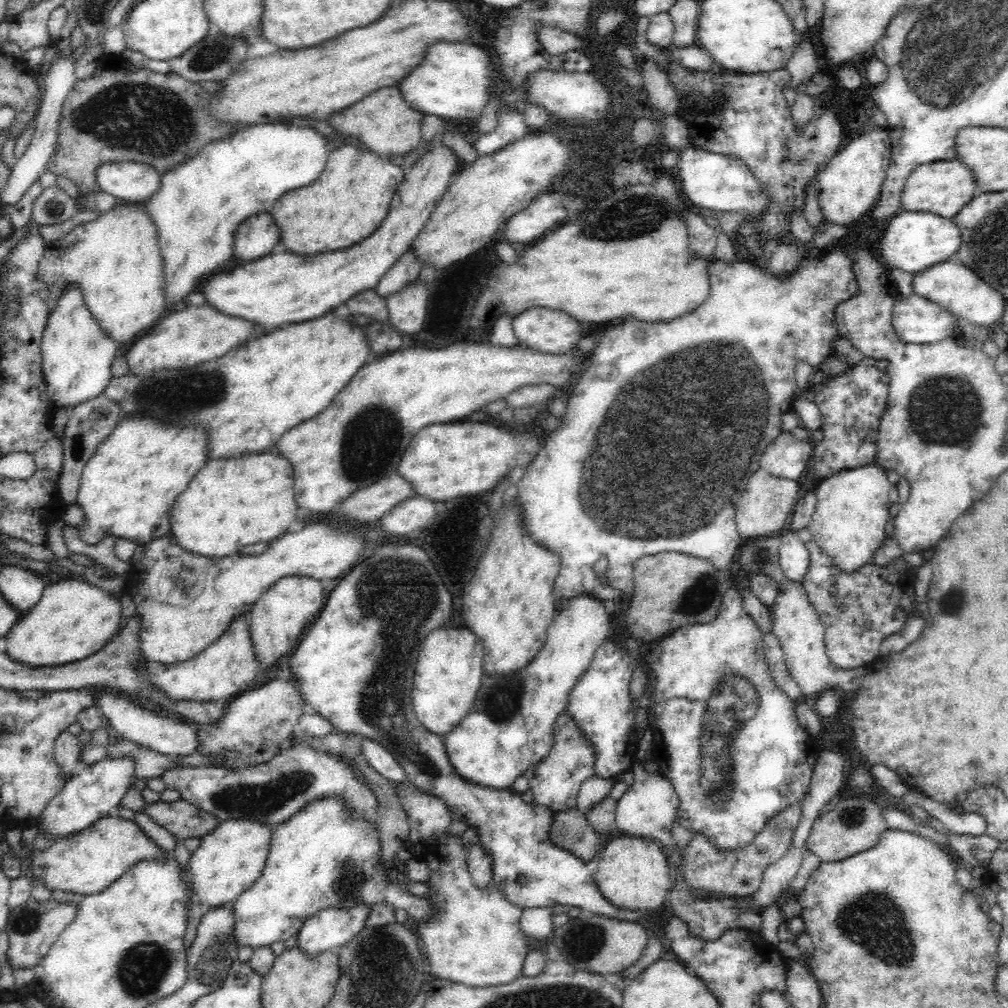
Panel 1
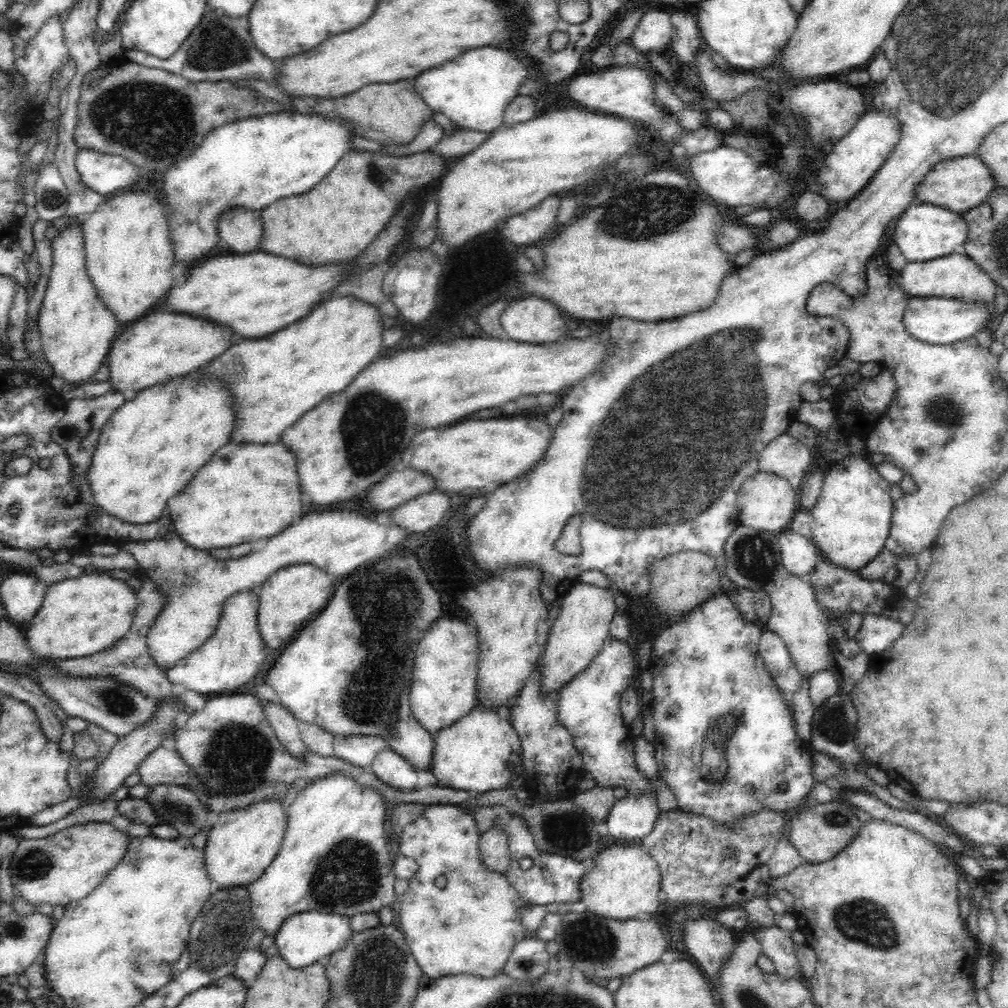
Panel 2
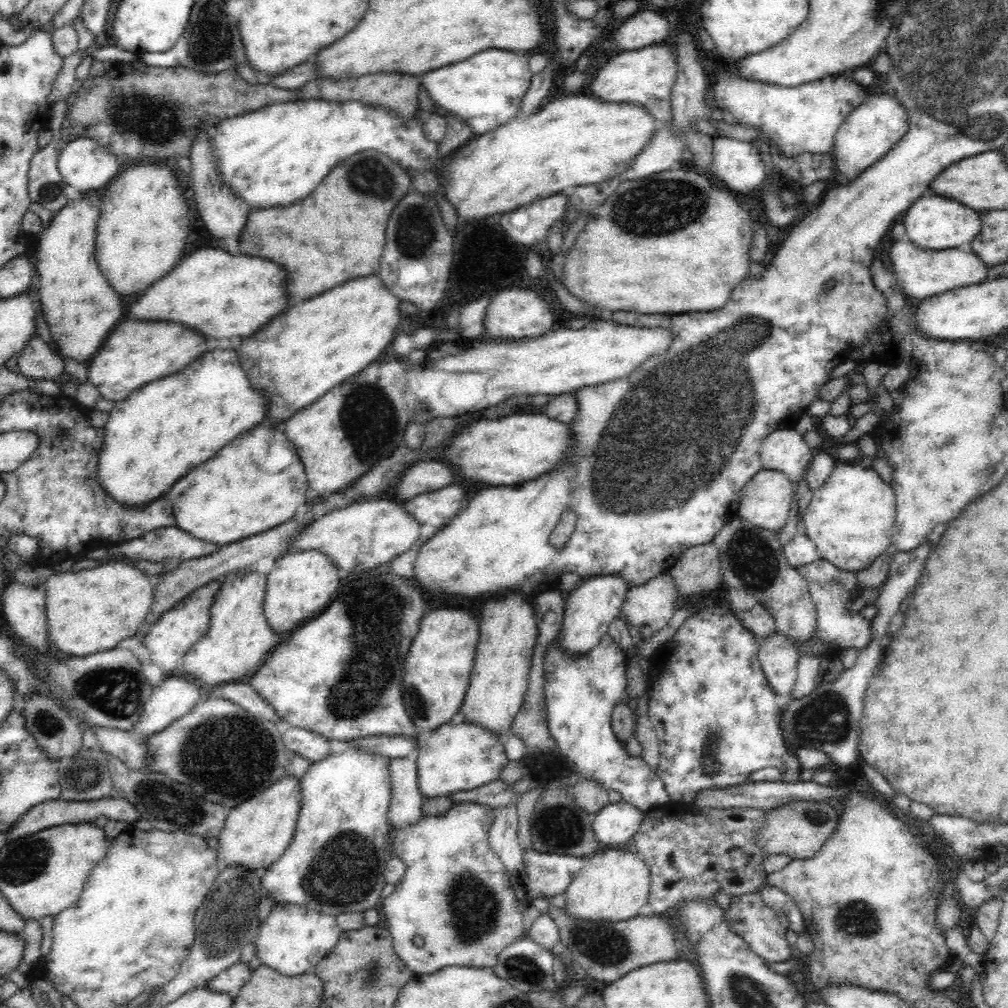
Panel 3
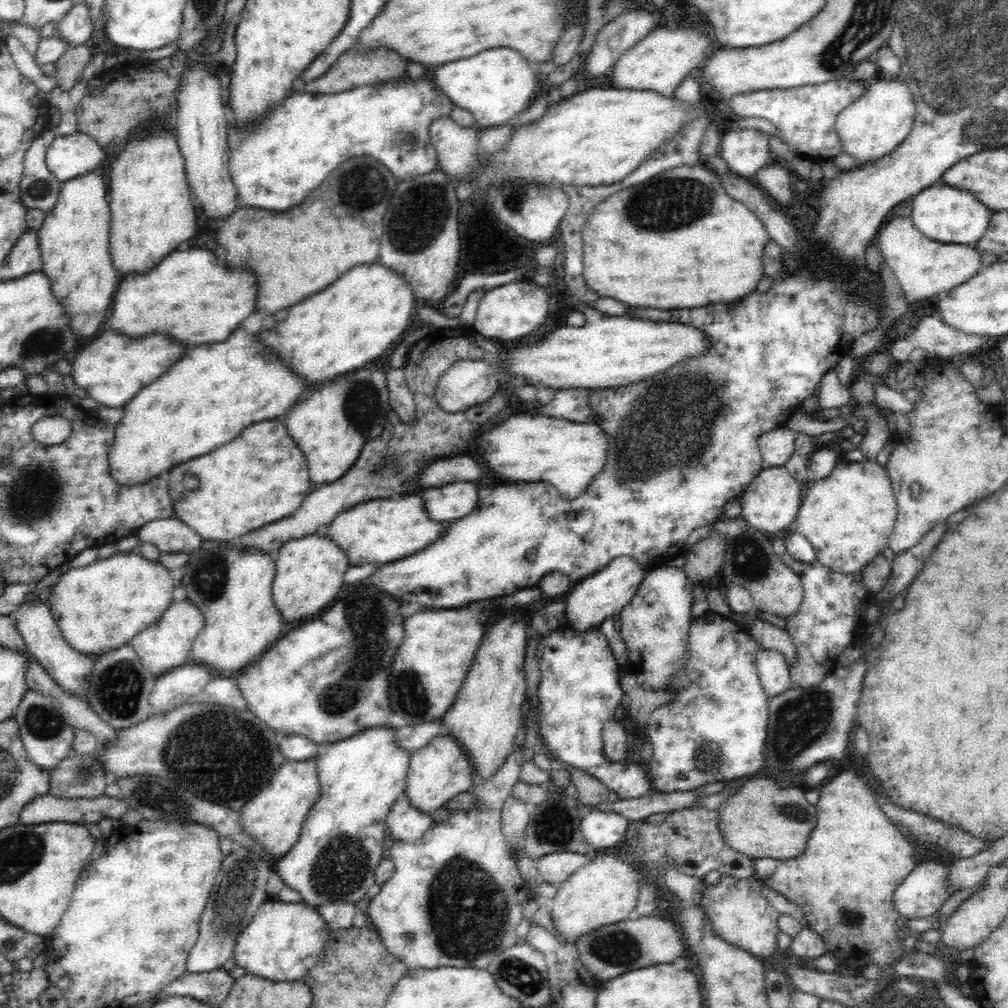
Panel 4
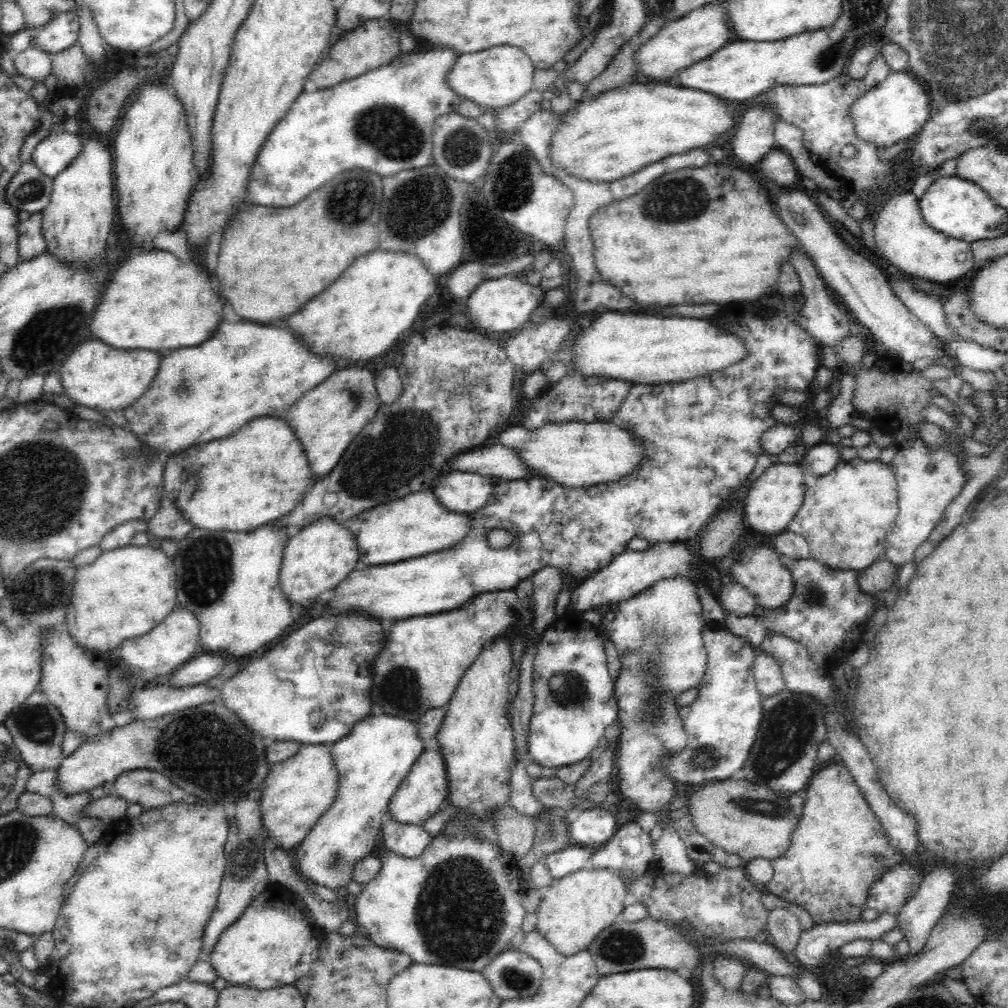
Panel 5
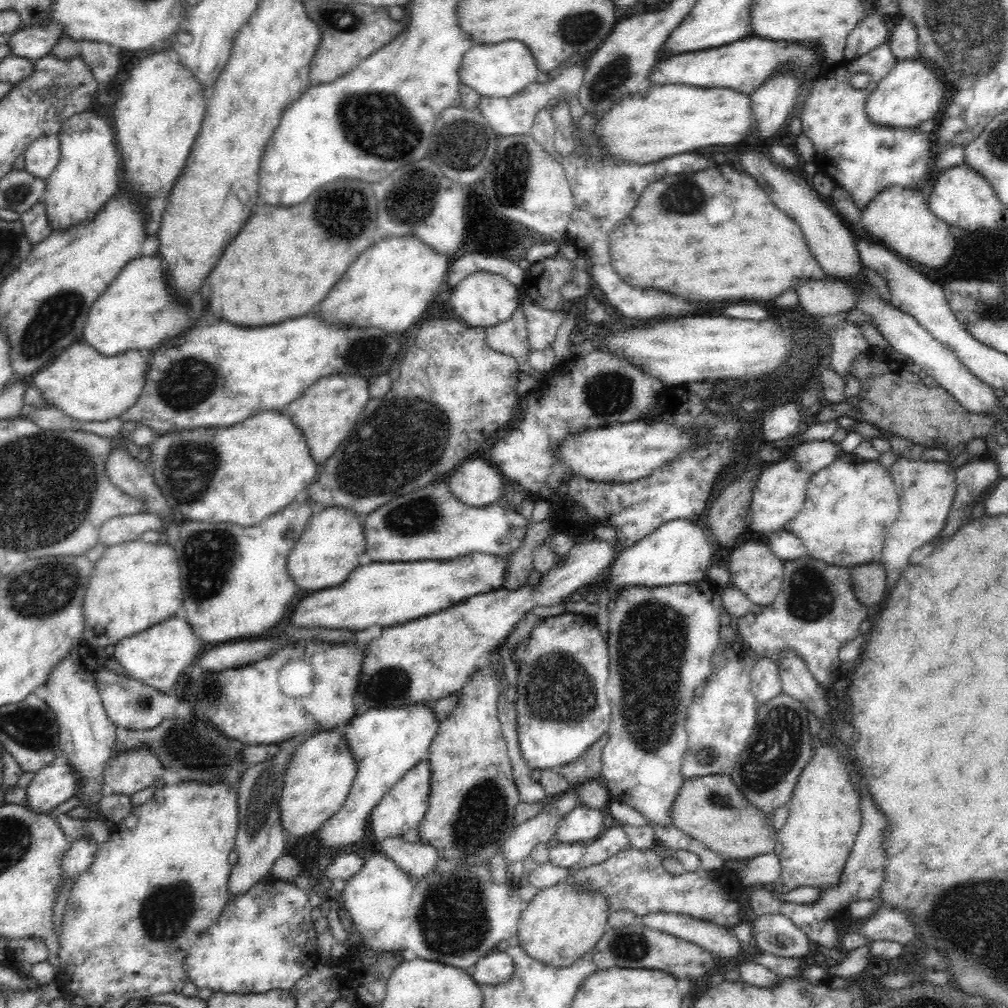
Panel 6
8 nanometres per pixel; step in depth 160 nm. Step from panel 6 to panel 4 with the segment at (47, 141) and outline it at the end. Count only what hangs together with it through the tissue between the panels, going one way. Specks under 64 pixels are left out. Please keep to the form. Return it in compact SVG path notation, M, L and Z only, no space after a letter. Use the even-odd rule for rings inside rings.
M80 131L56 133L44 154L46 166L60 182L90 170L101 170L104 158L104 149L90 135Z

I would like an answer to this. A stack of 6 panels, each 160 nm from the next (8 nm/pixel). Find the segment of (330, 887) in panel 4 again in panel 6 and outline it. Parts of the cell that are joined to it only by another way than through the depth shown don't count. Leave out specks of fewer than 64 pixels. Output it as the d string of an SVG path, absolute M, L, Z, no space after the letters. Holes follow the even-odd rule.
M426 703L405 705L401 708L361 709L345 726L346 741L357 764L346 804L314 833L326 848L344 850L364 842L370 812L411 768L426 759L430 746L438 734L439 722Z

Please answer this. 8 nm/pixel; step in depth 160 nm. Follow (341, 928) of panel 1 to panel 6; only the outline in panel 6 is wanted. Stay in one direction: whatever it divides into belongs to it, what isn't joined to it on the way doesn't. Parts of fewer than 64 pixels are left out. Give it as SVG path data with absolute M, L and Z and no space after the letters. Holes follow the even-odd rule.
M271 877L262 878L244 894L230 897L215 924L194 942L191 954L182 962L186 980L192 982L198 990L210 989L212 994L260 994L274 989L290 990L304 974L308 974L314 965L320 963L318 960L321 960L311 912L312 906L304 889L296 887L294 883Z

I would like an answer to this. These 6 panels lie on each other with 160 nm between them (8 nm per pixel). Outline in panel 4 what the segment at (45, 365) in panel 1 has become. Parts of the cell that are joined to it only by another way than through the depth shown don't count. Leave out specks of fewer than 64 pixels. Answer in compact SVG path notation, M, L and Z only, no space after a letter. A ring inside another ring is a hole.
M90 170L86 174L80 174L76 178L62 182L56 205L45 212L44 223L37 230L40 253L42 253L42 272L49 278L54 296L63 304L66 314L70 317L70 327L76 333L77 340L80 340L80 345L94 339L102 331L120 278L119 273L114 269L112 255L110 255L112 216L108 188L101 174L101 170Z

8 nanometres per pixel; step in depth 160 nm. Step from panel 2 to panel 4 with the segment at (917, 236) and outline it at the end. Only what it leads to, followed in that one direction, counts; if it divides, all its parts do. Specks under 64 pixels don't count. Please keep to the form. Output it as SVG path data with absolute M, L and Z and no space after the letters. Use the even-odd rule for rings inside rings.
M938 181L922 190L912 201L912 221L922 235L942 243L975 245L986 235L993 211L978 201L970 191Z

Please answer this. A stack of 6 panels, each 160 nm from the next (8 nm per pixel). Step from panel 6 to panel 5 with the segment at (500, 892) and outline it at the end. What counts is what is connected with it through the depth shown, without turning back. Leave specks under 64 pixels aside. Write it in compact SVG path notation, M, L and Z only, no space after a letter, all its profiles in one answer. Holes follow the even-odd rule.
M462 831L455 837L434 836L430 841L429 847L418 858L406 858L388 851L382 852L377 857L381 862L378 874L372 880L368 880L366 884L362 884L362 890L355 896L353 903L357 924L376 946L407 954L414 962L420 964L439 964L471 971L481 971L494 956L498 956L498 954L511 948L511 940L516 932L522 929L522 922L527 915L522 907L522 903L520 903L520 897L529 887L521 876L522 870L518 868L517 861L510 854L502 852L501 848L496 844L488 841L488 839L476 841L476 837L470 835L470 831Z

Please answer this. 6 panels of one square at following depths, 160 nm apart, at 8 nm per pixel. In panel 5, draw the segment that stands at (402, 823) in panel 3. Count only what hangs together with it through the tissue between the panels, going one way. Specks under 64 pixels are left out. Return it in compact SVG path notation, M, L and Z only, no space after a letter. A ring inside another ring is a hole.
M385 819L381 831L385 850L406 858L420 857L433 839L423 825L402 824L392 819Z

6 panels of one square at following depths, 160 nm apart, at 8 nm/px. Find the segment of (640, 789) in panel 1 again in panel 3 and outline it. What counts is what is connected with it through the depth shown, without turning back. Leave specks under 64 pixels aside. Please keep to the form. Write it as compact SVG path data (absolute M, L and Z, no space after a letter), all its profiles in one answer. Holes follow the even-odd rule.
M622 800L617 804L609 803L593 816L594 839L600 846L612 844L616 847L616 844L631 842L645 814Z

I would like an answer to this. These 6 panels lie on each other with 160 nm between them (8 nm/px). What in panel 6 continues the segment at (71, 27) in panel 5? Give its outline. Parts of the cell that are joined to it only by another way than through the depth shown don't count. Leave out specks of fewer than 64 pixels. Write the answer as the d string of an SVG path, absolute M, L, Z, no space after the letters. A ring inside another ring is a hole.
M50 23L45 27L34 25L14 30L6 44L9 54L36 60L50 53L58 38L62 37L64 37L62 25Z

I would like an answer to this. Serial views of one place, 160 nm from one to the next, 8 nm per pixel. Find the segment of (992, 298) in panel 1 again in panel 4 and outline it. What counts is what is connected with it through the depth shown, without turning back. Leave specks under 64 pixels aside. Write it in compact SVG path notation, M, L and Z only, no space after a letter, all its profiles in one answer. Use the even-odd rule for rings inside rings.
M895 215L889 218L878 230L875 243L884 258L886 270L896 276L908 302L945 294L972 278L980 268L981 254L975 245L942 243L928 238L914 226L912 216Z

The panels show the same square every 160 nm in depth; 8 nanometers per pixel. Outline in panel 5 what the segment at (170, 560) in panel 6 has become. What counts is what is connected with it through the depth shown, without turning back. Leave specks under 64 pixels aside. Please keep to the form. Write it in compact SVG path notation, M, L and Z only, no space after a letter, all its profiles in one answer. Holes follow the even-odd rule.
M131 543L108 550L92 564L78 568L64 628L80 646L94 652L110 652L125 640L150 632L178 604L173 560L160 547Z

